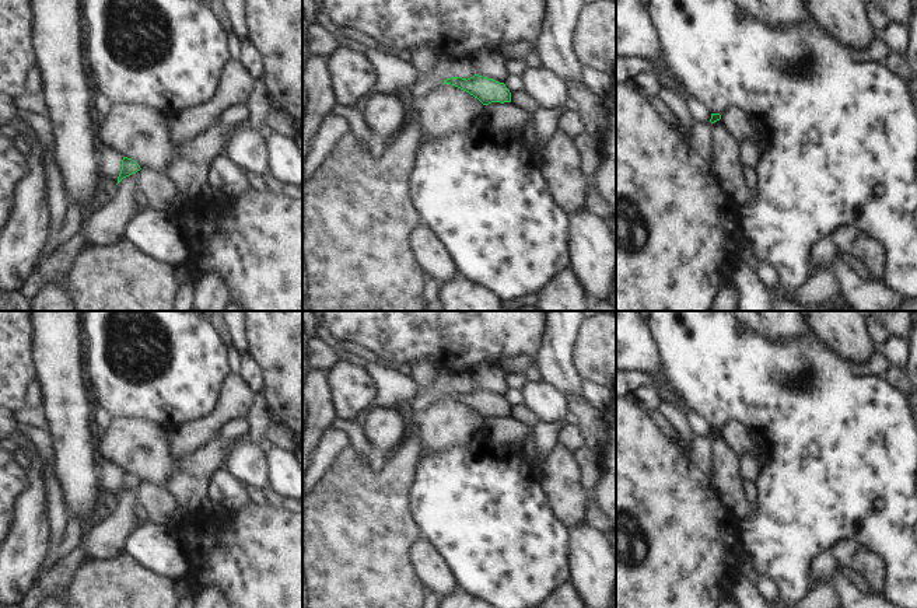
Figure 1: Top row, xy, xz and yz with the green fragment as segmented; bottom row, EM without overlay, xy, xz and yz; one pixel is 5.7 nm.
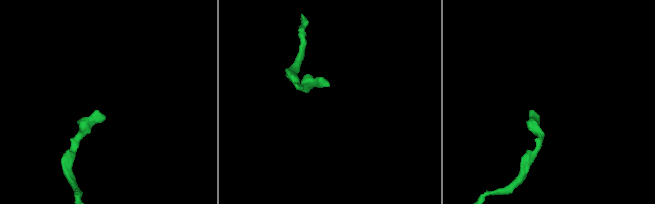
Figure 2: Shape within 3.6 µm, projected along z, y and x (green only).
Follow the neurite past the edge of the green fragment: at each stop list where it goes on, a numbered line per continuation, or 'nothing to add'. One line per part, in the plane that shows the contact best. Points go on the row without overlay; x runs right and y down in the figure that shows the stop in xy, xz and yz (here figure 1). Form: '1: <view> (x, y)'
nothing to add

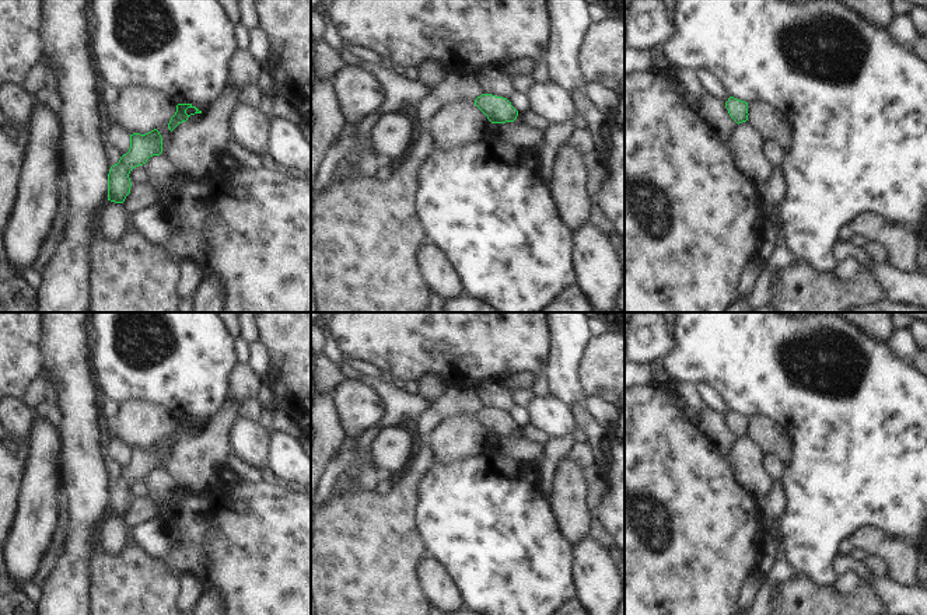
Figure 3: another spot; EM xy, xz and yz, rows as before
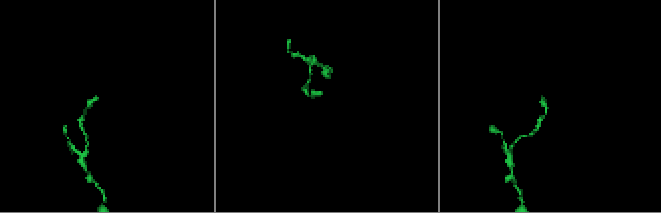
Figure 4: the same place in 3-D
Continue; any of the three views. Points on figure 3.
nothing to add

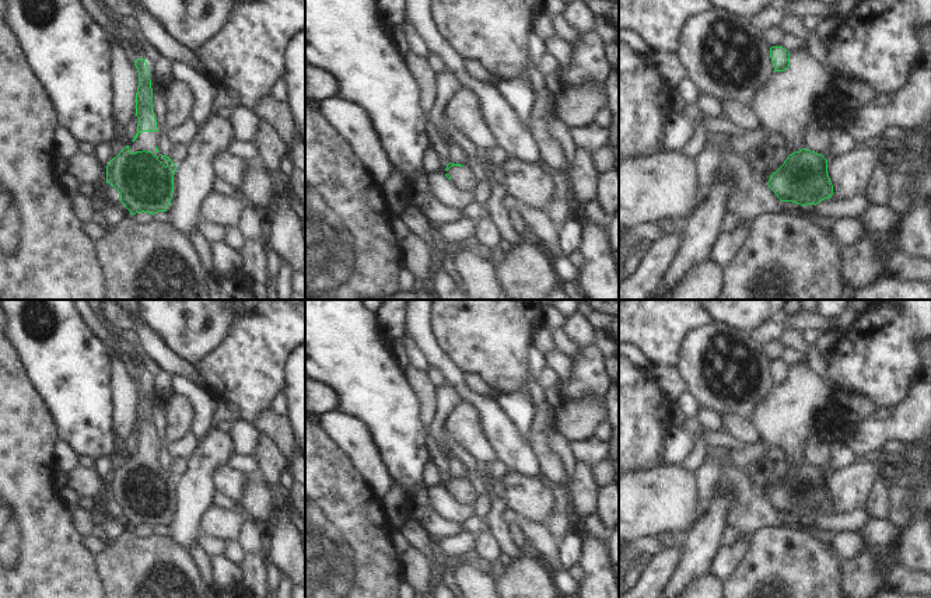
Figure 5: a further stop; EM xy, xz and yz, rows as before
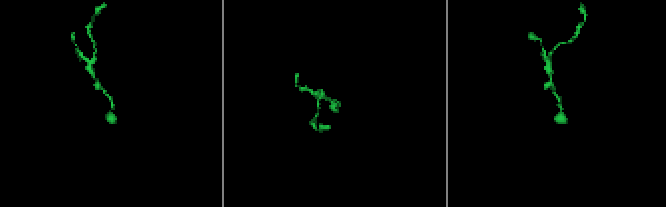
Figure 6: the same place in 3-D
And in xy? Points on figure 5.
1: xy (146, 454)

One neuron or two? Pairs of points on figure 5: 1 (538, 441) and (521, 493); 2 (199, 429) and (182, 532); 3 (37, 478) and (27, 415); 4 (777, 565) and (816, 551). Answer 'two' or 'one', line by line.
1: two
2: two
3: one
4: one

